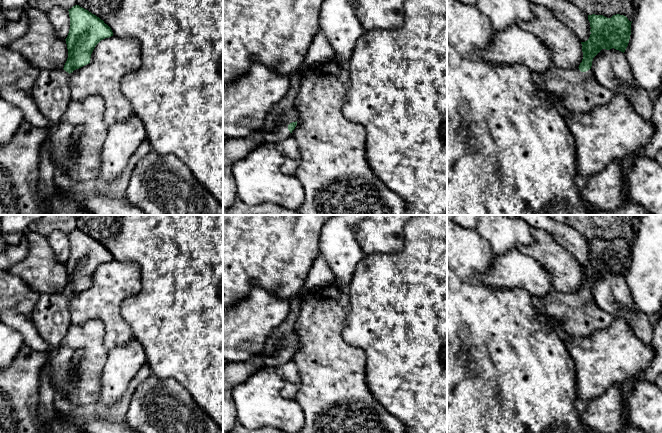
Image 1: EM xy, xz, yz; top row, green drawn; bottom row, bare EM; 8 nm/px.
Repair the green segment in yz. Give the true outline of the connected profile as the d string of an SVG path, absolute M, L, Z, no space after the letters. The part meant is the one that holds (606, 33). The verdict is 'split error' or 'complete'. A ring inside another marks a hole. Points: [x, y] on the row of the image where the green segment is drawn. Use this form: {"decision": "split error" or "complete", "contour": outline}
{"decision": "split error", "contour": "M616 14L611 18L603 15L588 15L590 22L590 37L587 41L581 42L583 59L578 68L562 69L552 66L545 73L533 73L533 80L541 84L545 89L557 95L561 100L561 110L566 114L589 112L594 107L607 104L614 93L602 86L595 78L592 70L593 58L602 50L612 48L625 52L631 35L631 23L624 15Z"}

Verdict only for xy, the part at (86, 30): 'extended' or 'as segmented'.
extended

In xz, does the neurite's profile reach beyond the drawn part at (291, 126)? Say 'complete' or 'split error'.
split error

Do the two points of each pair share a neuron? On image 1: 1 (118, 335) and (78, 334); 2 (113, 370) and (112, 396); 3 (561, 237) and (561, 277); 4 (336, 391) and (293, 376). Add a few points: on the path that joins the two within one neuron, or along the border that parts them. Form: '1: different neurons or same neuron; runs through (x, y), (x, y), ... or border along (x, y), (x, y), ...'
1: different neurons; border along (88, 319), (102, 322), (107, 351)
2: same neuron; runs through (113, 376), (112, 390)
3: different neurons; border along (543, 230), (566, 248), (578, 261)
4: different neurons; border along (290, 360), (300, 377), (295, 399)

